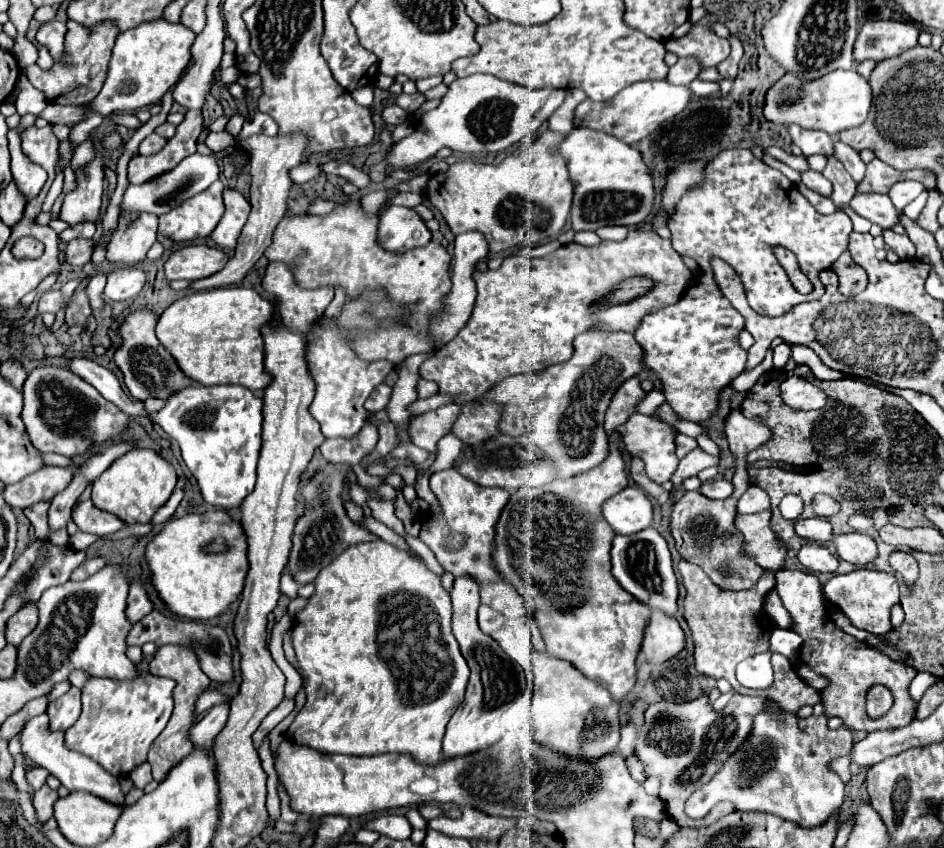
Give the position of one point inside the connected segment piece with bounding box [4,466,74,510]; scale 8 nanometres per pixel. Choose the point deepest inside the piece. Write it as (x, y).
(44, 485)

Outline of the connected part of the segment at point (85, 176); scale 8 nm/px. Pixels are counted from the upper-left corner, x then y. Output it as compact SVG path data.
M102 154L94 158L92 164L86 168L78 170L78 188L70 192L64 198L62 210L60 210L60 220L66 224L80 224L80 222L96 222L100 216L100 202L102 202L102 172L104 160Z

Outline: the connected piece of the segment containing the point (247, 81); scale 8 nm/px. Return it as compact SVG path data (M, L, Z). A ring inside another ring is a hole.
M242 74L242 76L238 78L238 84L244 86L246 90L252 90L252 88L262 86L262 78L260 78L258 74Z

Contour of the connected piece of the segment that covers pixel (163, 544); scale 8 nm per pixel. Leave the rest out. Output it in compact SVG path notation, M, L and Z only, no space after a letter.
M226 510L186 514L170 520L146 548L152 584L166 606L190 620L224 614L244 590L248 574L248 542L238 518Z

